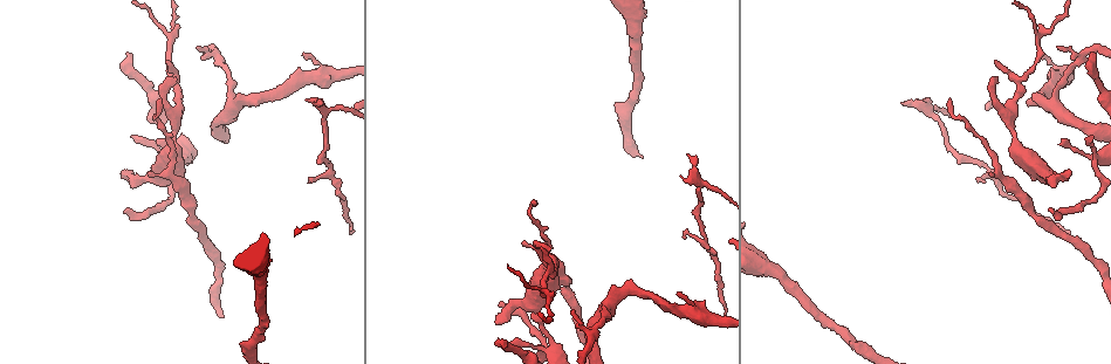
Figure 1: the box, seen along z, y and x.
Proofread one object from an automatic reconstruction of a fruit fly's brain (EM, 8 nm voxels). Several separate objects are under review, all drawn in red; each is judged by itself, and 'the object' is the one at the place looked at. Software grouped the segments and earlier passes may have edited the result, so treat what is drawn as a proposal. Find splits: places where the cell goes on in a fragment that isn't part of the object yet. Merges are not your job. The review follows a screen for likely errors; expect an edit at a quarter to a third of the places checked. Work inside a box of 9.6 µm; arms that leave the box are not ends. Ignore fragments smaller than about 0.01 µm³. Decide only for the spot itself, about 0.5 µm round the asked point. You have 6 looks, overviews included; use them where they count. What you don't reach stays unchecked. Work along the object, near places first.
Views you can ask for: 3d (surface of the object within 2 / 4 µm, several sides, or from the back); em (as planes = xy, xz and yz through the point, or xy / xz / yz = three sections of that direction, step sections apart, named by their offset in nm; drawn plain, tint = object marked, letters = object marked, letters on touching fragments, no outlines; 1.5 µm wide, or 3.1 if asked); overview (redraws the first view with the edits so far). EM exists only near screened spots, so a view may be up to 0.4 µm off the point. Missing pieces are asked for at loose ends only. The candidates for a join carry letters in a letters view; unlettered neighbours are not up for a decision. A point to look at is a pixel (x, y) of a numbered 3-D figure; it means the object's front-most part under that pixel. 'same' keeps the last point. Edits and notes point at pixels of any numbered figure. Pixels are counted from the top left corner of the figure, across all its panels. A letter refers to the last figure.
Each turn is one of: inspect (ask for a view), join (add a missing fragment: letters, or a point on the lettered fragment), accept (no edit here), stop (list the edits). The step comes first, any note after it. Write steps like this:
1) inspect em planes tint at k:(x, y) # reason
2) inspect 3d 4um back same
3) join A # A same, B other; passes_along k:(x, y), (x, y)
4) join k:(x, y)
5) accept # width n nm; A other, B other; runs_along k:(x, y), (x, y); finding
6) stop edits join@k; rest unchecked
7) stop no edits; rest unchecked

inspect 3d 2um at 1:(126, 53) # an open end

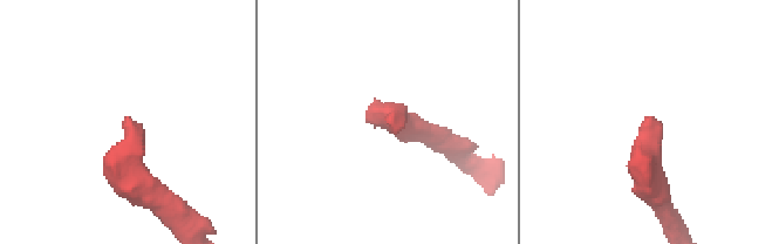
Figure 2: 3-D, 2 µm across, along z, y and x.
inspect em planes letters at 2:(390, 121)

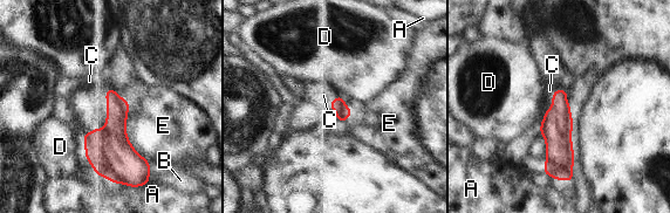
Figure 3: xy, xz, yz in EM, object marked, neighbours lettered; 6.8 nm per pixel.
join C # width 220 nm; A other, B other, C same, D other, E other; the cell continues

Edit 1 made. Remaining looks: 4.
inspect overview # redraw

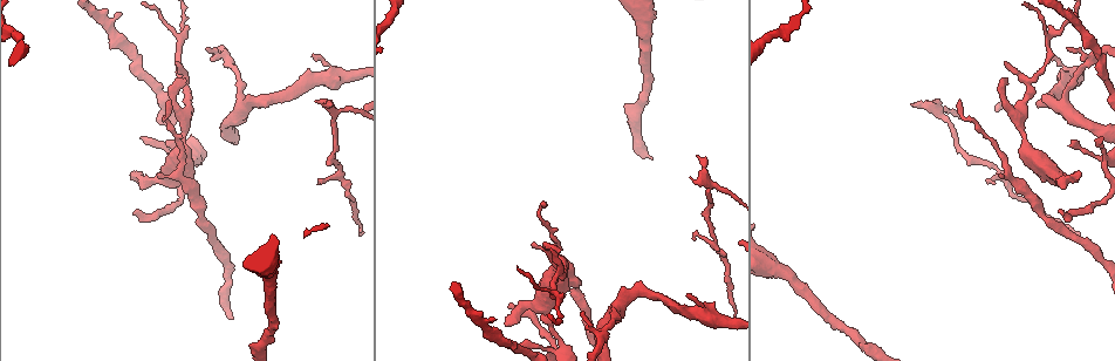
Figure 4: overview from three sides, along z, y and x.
inspect 3d 4um at 4:(1005, 81) # an open end

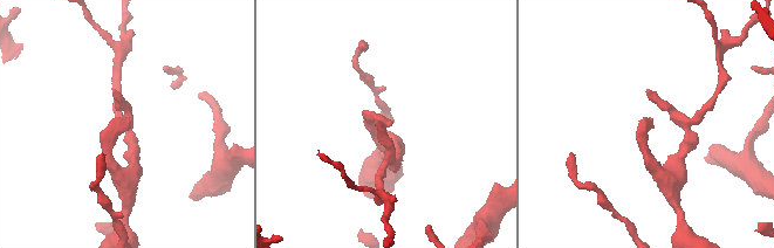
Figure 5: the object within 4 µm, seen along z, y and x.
inspect em planes tint at 5:(388, 126) # shape alone is not enough

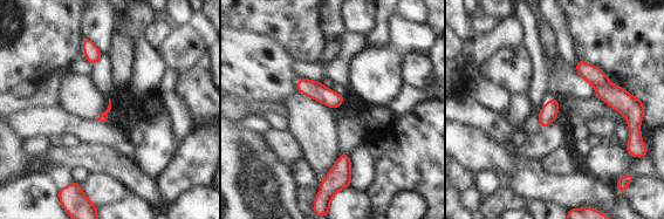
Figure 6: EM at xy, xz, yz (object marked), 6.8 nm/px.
inspect em planes letters same # what lies round it

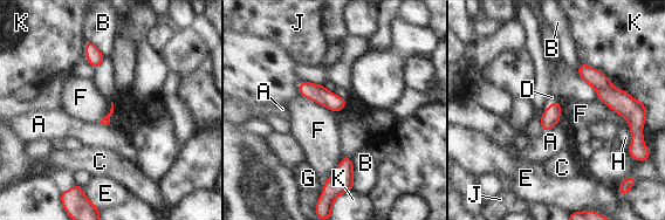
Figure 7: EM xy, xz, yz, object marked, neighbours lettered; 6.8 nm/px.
join D # longest_contact F 320 nm; A other, B other, C other, D same, E other, F other, G other, H other, J other, K other; it goes on there

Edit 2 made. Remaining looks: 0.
stop edits join@3, join@7; rest unchecked

